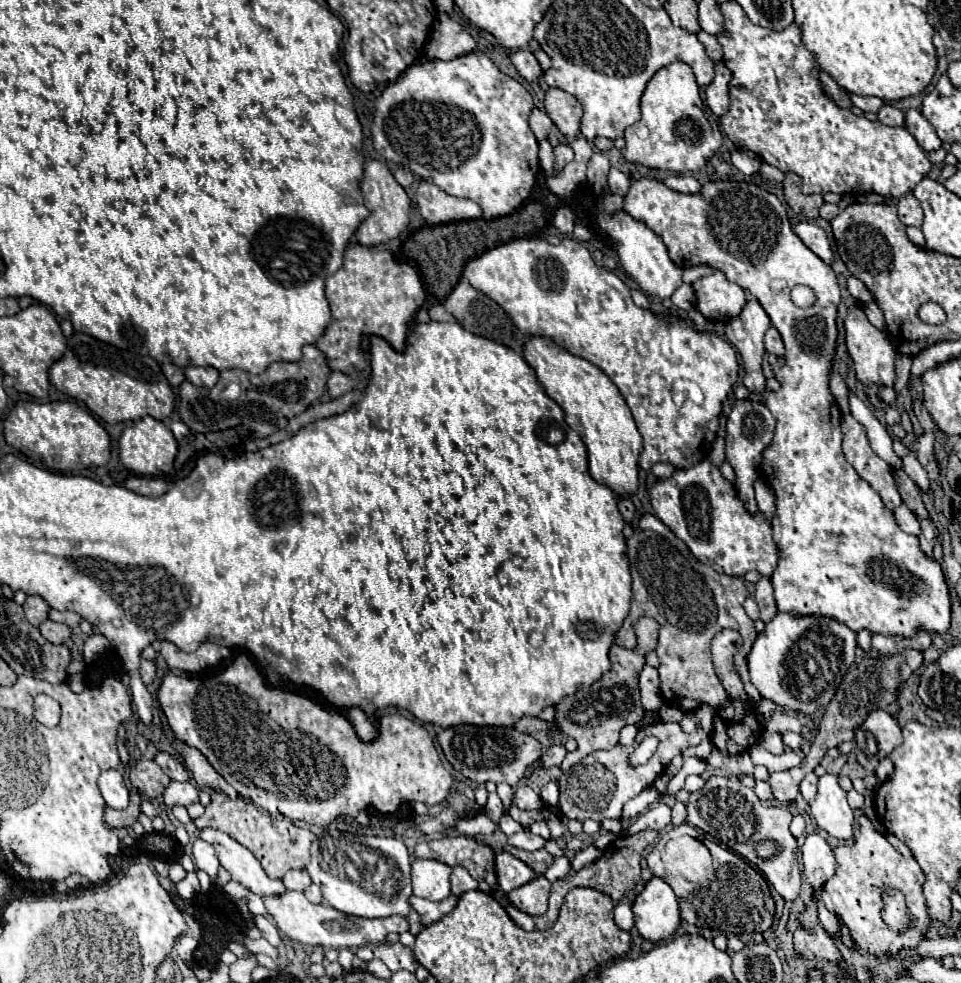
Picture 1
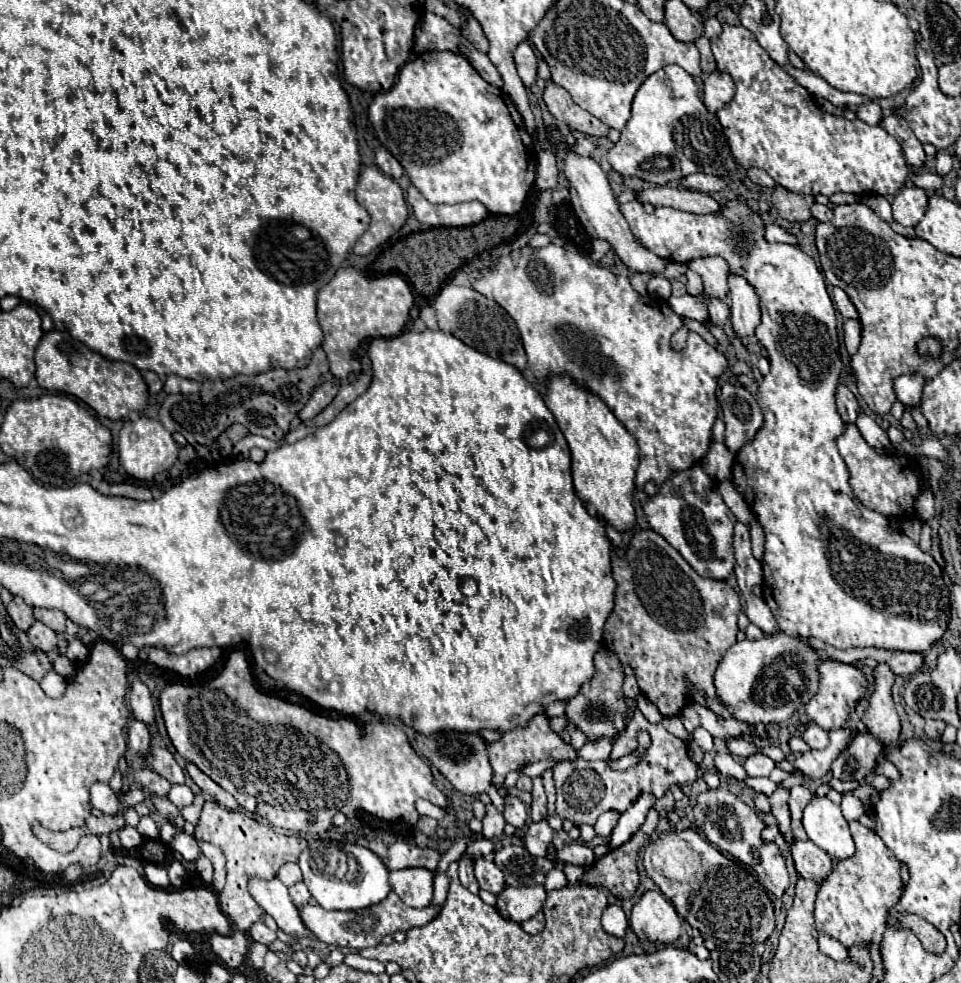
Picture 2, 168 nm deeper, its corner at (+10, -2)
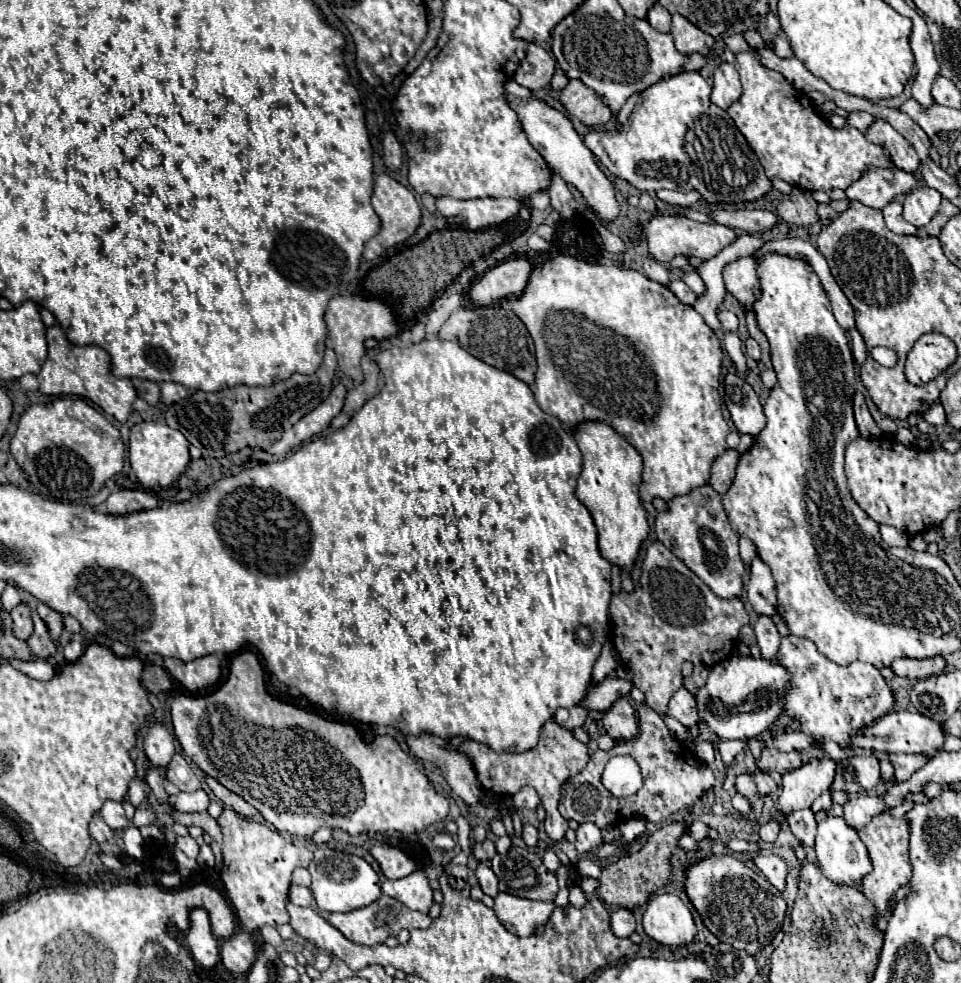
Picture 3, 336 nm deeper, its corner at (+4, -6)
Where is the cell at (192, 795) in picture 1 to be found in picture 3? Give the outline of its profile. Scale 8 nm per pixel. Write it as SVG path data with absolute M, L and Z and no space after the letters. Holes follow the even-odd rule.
M198 789L192 793L178 793L178 795L170 797L168 803L172 805L172 809L176 809L180 813L194 813L194 811L204 811L208 807L210 799L204 789Z

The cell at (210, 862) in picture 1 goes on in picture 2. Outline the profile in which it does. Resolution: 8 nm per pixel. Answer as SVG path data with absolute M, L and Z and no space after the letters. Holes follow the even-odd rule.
M178 831L172 841L170 841L170 847L176 849L186 861L196 861L198 855L200 855L200 847L196 843L196 839L192 835L186 835L184 831Z

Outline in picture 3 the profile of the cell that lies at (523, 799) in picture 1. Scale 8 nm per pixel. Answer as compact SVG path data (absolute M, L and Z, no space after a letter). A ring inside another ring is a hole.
M524 823L524 827L522 827L522 839L524 839L524 843L528 847L536 847L536 843L538 843L538 831L536 831L536 827L532 823Z

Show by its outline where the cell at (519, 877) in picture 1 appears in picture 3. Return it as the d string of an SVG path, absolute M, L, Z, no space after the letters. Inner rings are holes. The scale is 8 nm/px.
M480 863L478 869L476 869L476 877L478 877L478 883L480 883L480 887L486 895L490 895L490 897L498 895L498 879L488 865Z

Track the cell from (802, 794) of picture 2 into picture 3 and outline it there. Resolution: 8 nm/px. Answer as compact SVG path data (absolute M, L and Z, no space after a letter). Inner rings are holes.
M798 809L796 813L788 815L788 825L792 829L792 833L796 835L796 839L806 845L806 847L814 847L814 837L816 837L816 819L812 809Z

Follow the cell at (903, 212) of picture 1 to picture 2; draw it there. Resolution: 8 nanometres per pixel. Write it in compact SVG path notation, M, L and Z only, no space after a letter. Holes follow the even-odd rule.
M914 185L900 189L892 201L894 219L904 227L916 227L928 209L928 197L930 193L926 189Z

